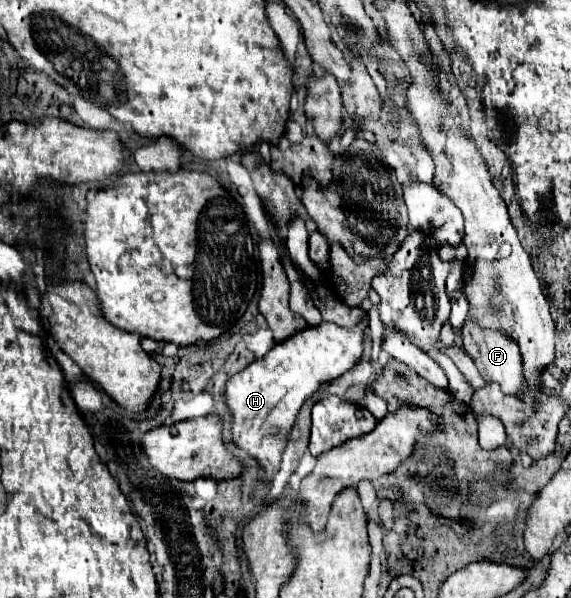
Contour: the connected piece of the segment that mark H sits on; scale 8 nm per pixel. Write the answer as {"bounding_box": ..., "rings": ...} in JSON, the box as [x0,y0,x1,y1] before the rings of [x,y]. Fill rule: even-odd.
{"bounding_box":[224,321,366,453],"rings":[[[322,321],[276,343],[264,359],[232,375],[224,391],[224,403],[232,415],[232,443],[246,453],[282,453],[302,403],[322,383],[344,375],[360,359],[364,327],[366,321],[352,329]]]}

